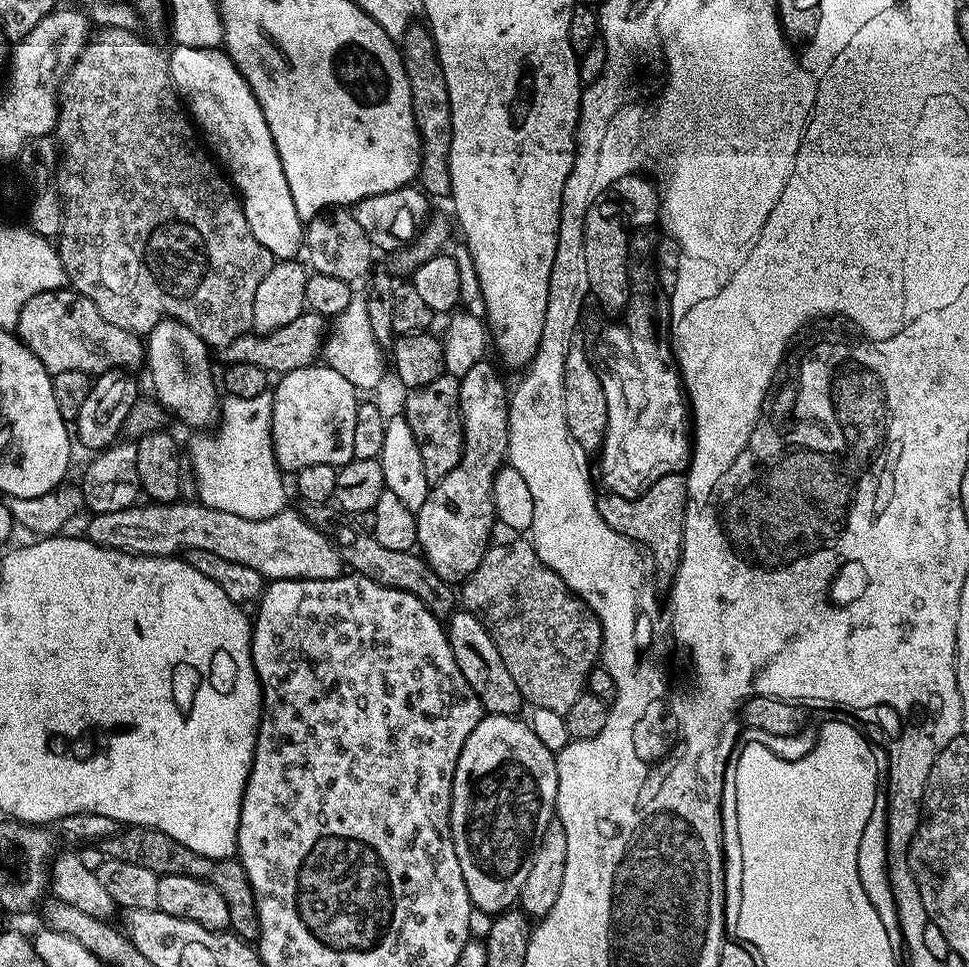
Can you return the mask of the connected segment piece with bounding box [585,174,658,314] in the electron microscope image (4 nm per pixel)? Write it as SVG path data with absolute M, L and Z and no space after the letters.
M633 174L631 176L623 176L618 178L618 182L614 182L611 188L600 196L589 208L589 215L596 216L602 214L602 224L598 224L594 228L594 251L588 254L586 262L586 278L591 295L598 298L600 308L606 310L609 308L609 313L616 314L624 310L629 302L629 278L628 278L628 240L631 228L640 228L643 224L653 223L655 219L651 213L651 207L655 198L653 193L658 189L655 183L648 180L643 180L643 175Z

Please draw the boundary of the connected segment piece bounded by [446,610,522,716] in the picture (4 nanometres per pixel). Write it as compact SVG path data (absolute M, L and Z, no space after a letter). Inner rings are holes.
M457 610L447 617L446 631L450 650L454 650L454 662L458 662L458 670L462 670L462 678L470 682L470 690L478 694L478 702L490 716L516 716L519 713L522 697L518 686L514 686L514 678L510 678L510 670L506 670L506 662L502 662L502 654L498 654L498 646L494 646L494 638L482 626L482 622L474 613Z

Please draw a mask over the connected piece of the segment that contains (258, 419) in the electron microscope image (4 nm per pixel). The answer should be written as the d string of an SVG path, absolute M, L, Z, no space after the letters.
M266 391L258 394L258 398L234 398L228 396L227 399L219 405L218 423L215 425L216 433L213 436L204 436L208 434L196 434L192 441L189 442L188 448L186 444L186 460L192 463L192 472L196 475L196 492L199 503L206 505L214 510L226 510L226 514L238 514L238 518L250 518L251 520L261 520L262 518L270 518L274 514L285 511L284 504L284 480L282 469L276 464L276 455L274 454L274 446L272 445L272 392Z

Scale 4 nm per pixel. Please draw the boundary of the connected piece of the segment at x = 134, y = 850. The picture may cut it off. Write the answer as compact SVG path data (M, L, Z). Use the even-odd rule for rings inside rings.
M141 824L121 827L114 835L99 841L98 845L109 860L130 862L133 866L142 866L145 870L154 870L154 874L159 877L182 874L186 878L198 878L202 882L214 886L214 890L218 890L218 894L222 894L222 898L226 901L226 907L230 909L228 928L235 932L241 940L252 942L259 937L260 923L258 922L258 906L254 898L254 890L250 886L250 878L246 878L246 870L240 865L239 859L206 858L206 854L198 854L198 850L190 850L190 846L182 846L182 842L178 842L178 838L170 838L170 834L162 834L162 830L147 828Z

